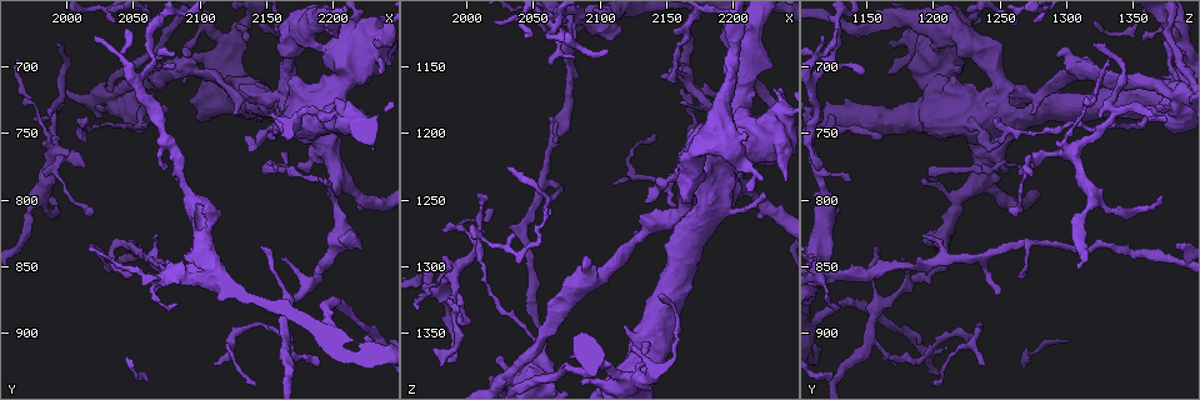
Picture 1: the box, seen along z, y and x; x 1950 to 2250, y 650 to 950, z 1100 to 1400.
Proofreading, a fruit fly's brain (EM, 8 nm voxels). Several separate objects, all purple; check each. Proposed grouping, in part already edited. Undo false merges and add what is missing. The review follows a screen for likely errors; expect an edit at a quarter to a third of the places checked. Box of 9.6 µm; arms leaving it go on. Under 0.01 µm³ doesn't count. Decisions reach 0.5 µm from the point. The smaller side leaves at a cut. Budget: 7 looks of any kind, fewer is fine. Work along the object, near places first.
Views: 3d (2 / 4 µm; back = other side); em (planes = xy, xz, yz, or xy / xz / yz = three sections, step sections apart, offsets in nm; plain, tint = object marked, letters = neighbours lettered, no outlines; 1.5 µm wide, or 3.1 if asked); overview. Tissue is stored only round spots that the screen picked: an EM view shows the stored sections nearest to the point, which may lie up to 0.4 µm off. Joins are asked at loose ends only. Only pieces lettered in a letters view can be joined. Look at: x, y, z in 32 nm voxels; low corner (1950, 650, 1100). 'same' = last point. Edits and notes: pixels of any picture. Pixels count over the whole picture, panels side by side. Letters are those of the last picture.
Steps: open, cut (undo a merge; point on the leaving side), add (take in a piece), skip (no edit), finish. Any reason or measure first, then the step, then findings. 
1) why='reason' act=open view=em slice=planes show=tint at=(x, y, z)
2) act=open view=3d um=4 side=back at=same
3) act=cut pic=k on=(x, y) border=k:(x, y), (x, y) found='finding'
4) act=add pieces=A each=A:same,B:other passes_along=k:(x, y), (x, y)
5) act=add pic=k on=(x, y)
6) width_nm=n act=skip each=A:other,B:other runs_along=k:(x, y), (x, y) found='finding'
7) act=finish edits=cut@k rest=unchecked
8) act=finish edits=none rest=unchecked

why='sharp bend' act=open view=3d um=4 at=(2200, 796, 1222)

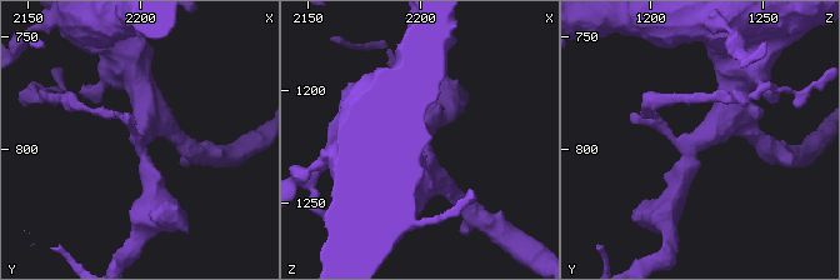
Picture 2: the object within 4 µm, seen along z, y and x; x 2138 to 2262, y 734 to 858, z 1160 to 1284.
act=open view=em slice=planes show=plain at=(2200, 798, 1220)

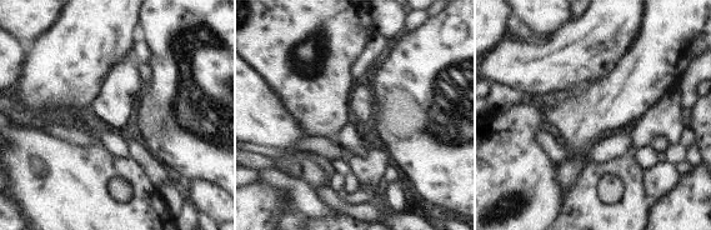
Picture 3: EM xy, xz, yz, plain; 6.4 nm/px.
why='see the neighbours' act=open view=em slice=planes show=letters at=same

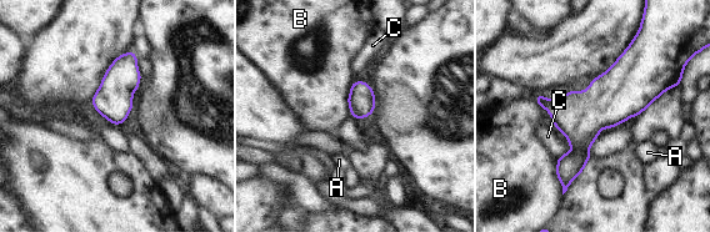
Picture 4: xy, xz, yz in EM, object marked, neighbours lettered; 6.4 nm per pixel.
width_nm=180 act=skip each=A:other,B:other,C:other border=4:(555, 159), (555, 175), (563, 193) found='continuous, no second neuron'

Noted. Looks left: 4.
act=open view=3d um=2 side=back at=(2064, 870, 1250)

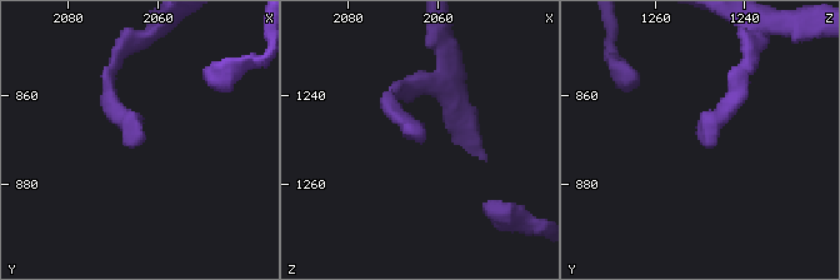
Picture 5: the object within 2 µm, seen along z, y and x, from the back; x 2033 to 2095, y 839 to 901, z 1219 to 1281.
why='shape alone is not enough' act=open view=em slice=planes show=plain at=(2063, 870, 1250)

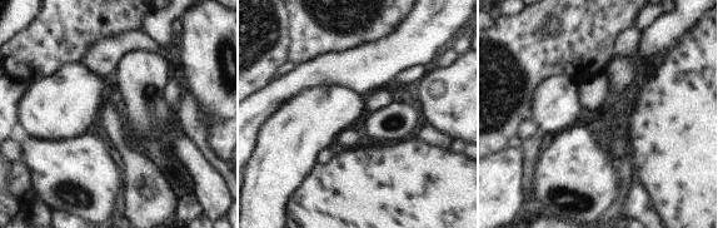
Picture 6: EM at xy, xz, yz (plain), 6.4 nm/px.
act=open view=em slice=planes show=letters at=same

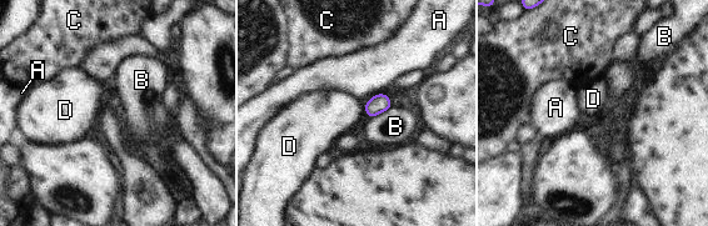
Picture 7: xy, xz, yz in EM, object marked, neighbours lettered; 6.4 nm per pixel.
act=skip each=A:other,B:other,C:other,D:other border=7:(363, 105), (365, 112) found='none of them fits'

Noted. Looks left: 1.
act=finish edits=none rest=unchecked

